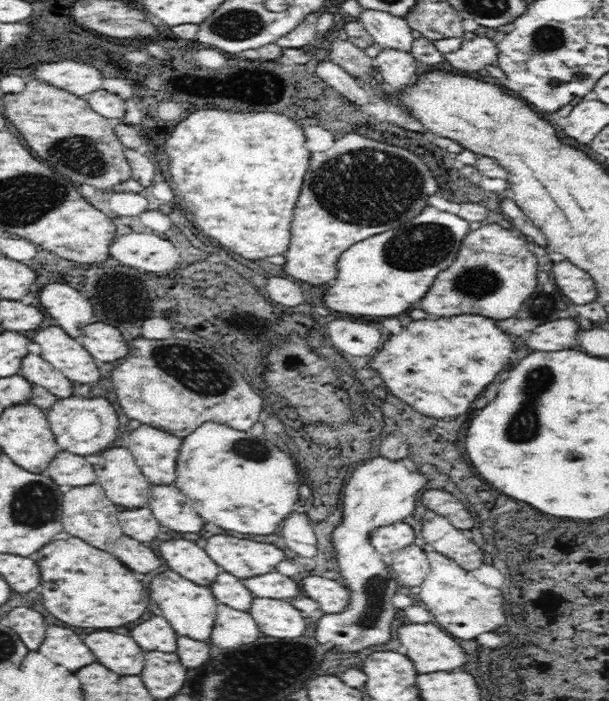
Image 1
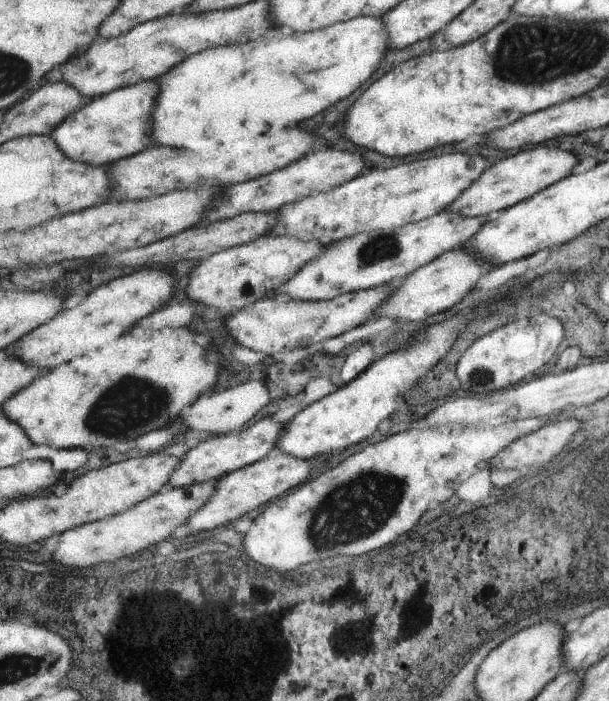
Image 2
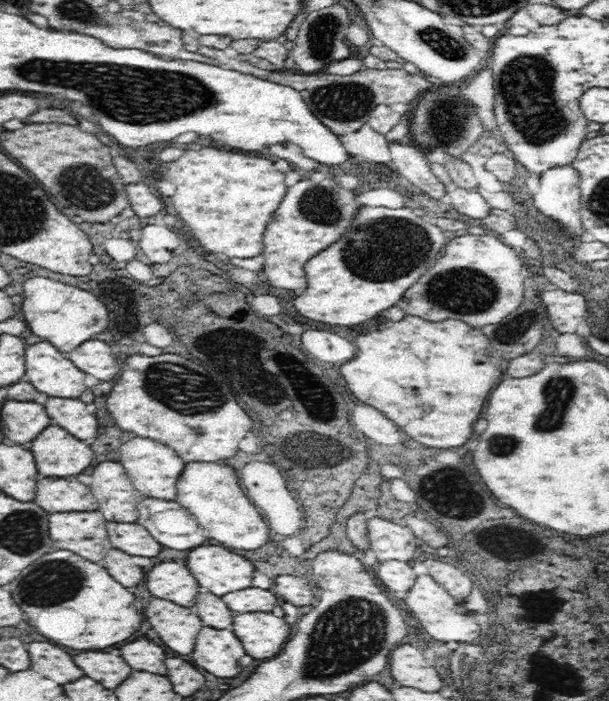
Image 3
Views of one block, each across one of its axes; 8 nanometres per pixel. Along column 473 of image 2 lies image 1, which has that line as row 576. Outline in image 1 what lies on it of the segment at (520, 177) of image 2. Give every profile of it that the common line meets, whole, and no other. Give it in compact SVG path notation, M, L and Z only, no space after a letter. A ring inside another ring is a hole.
M178 540L178 542L162 542L160 544L160 558L168 562L168 568L182 578L198 584L198 586L212 586L214 580L224 572L218 564L206 554L206 550L192 542Z

